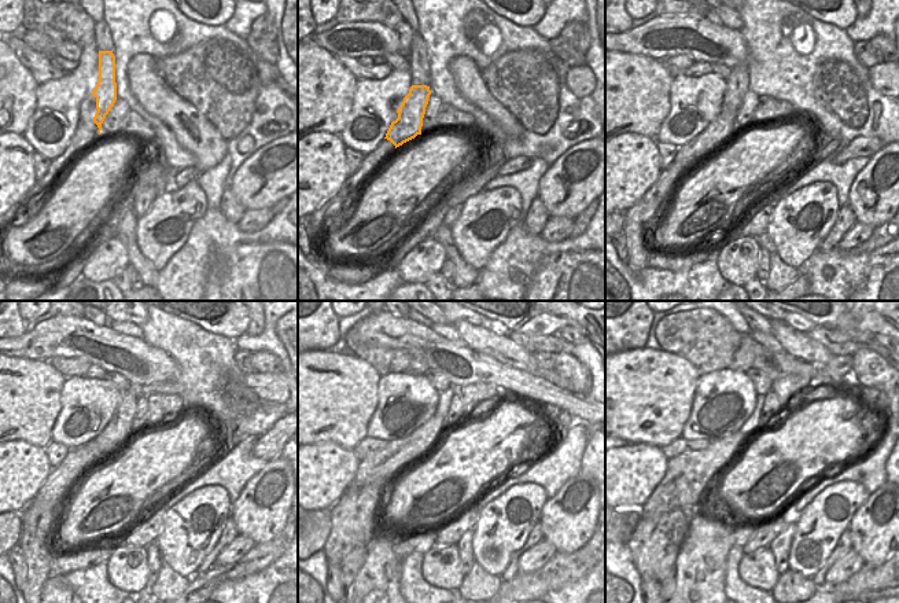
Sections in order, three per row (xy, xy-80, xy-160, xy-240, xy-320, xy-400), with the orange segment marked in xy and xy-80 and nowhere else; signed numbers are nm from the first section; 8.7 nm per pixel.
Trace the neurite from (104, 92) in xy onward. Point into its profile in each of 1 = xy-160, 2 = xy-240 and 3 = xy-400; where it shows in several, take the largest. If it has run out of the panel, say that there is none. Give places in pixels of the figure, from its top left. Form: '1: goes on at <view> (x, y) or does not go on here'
1: goes on at xy-160 (718, 131)
2: goes on at xy-240 (61, 478)
3: goes on at xy-400 (655, 543)

